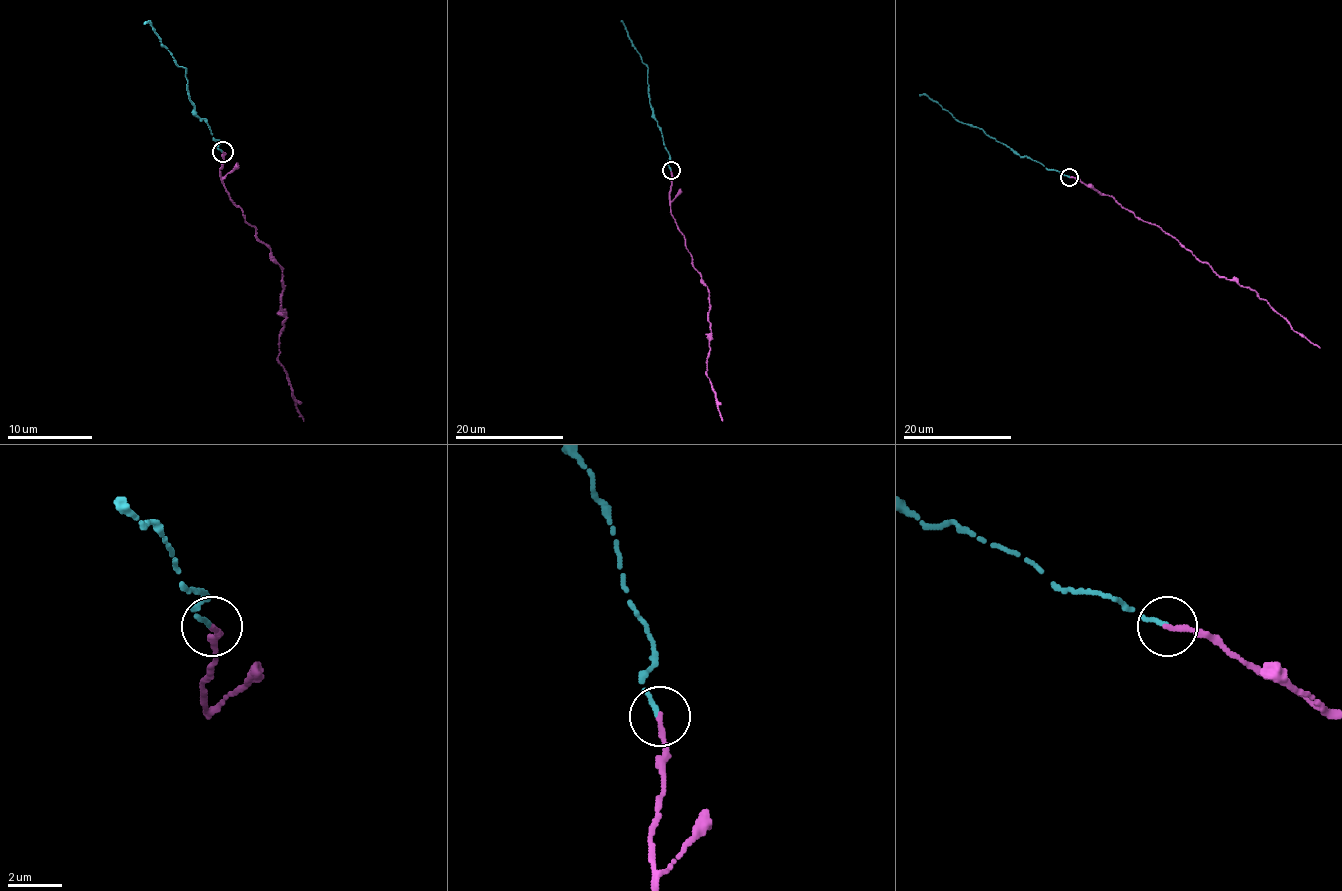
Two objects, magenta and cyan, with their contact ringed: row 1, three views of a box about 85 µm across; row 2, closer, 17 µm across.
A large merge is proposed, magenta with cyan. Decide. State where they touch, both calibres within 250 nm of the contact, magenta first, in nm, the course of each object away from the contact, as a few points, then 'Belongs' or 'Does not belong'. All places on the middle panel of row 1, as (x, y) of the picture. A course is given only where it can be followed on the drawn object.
Place: (671, 170). Thickness 200 nm (magenta) against 180 nm. Course of magenta: (670, 169), (670, 213), (684, 236), (692, 265), (708, 291), (711, 334), (706, 375), (715, 394), (722, 421). Course of cyan: (670, 169), (669, 153), (649, 102), (648, 67), (620, 21). Belongs

